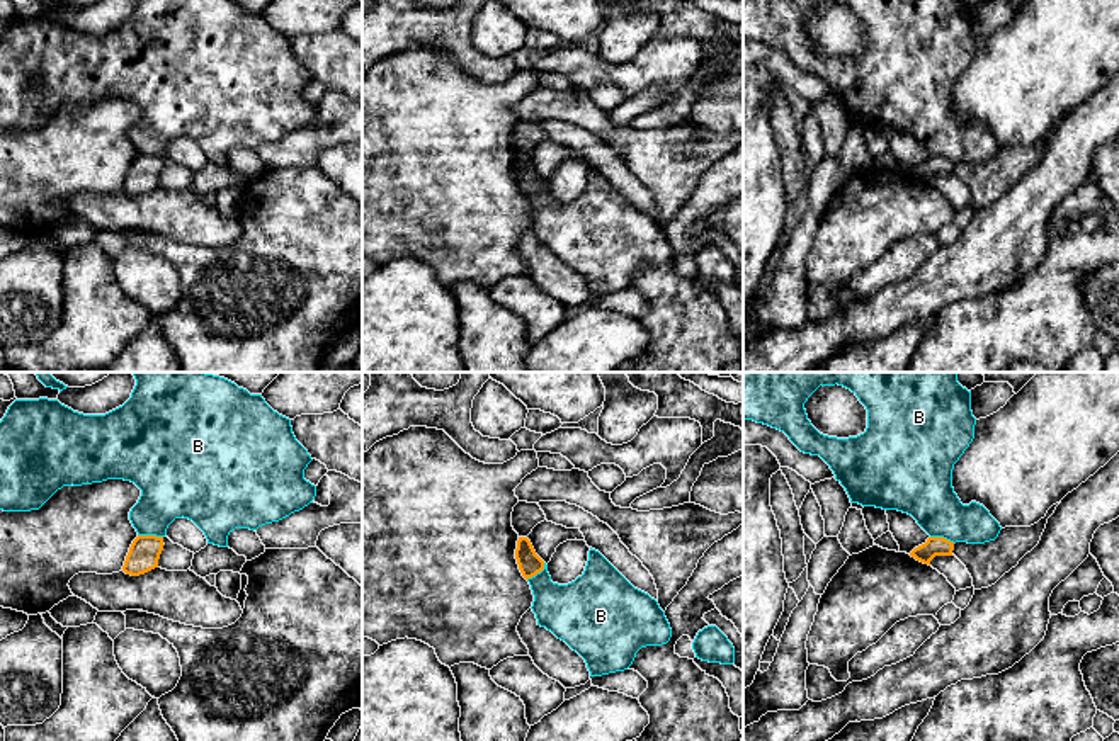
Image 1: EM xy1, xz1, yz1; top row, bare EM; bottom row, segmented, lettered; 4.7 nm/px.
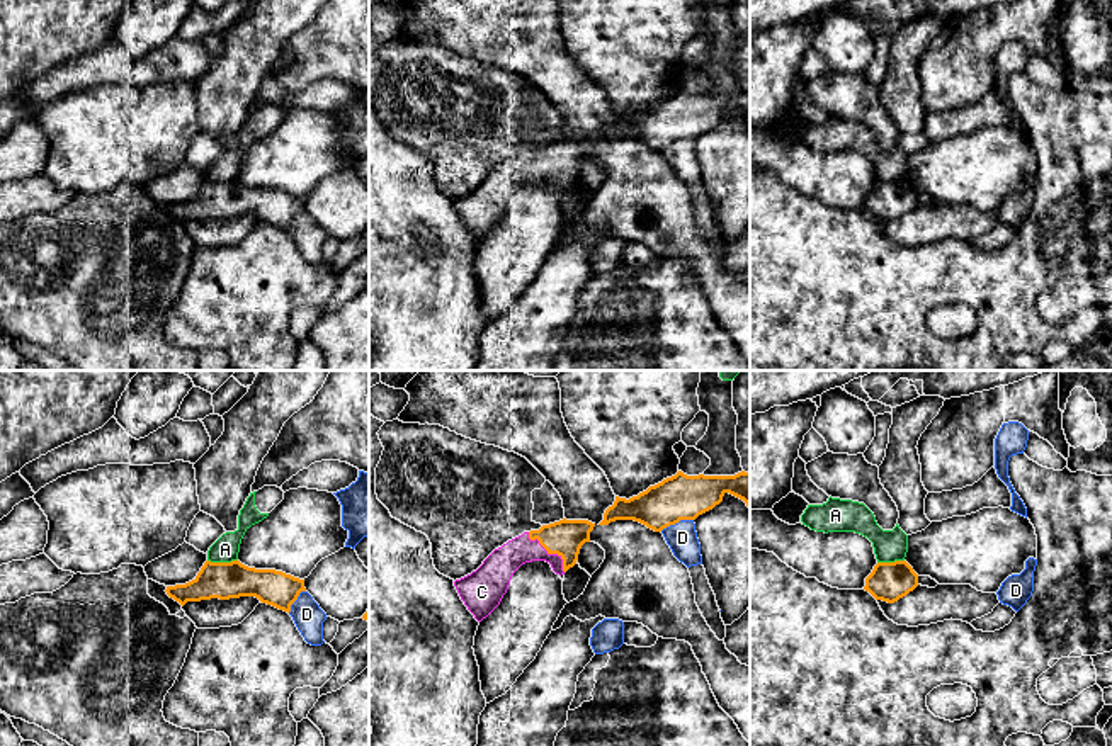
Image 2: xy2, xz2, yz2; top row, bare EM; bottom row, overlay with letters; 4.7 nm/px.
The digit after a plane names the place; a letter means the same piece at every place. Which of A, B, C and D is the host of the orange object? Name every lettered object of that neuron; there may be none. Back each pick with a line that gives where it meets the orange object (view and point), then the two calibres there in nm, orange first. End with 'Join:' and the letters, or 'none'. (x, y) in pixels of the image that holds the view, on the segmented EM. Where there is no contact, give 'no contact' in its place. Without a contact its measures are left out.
C: meets orange in xz2 at (550, 553); 170 nm thick on the orange side, 150 nm on the other
Join: C

